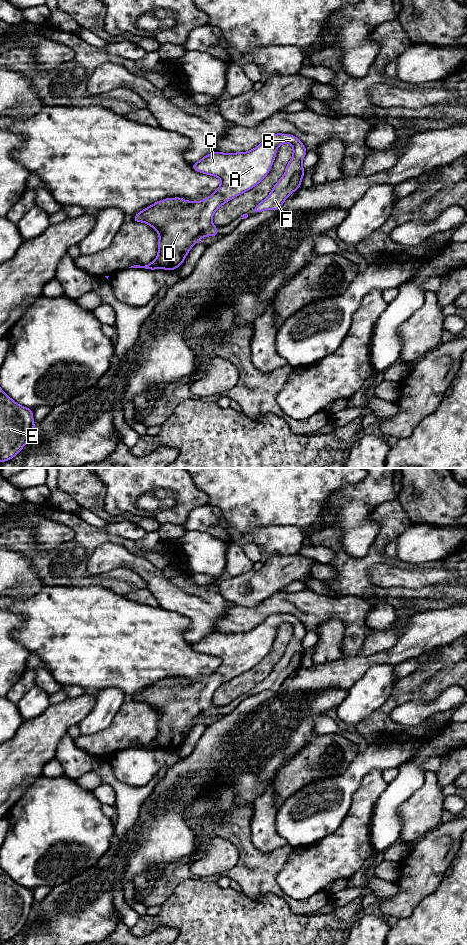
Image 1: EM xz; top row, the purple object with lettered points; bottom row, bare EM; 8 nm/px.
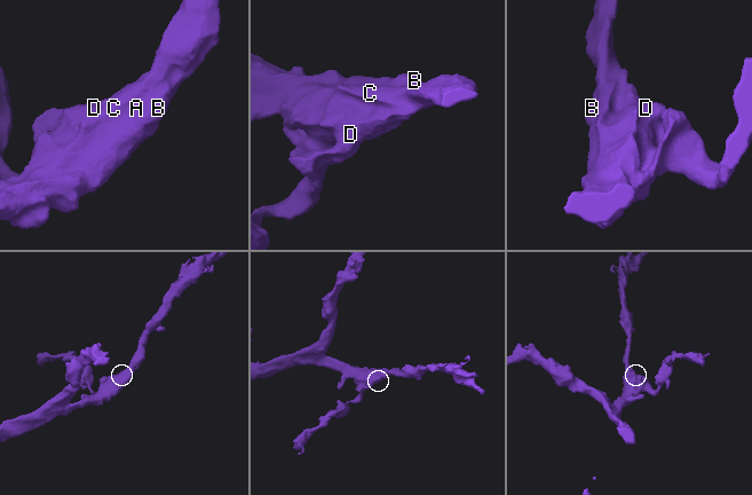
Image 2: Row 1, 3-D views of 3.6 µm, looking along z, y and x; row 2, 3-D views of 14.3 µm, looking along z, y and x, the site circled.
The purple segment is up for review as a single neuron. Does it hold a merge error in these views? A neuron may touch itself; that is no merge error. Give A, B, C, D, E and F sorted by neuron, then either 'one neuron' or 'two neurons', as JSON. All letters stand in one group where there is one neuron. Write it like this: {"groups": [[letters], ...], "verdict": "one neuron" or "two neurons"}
{"groups": [["A", "B", "C", "D", "E", "F"]], "verdict": "one neuron"}

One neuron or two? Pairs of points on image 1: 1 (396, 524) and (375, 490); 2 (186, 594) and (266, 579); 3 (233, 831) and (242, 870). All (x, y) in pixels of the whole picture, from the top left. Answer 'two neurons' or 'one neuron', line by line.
1: two neurons
2: two neurons
3: one neuron

